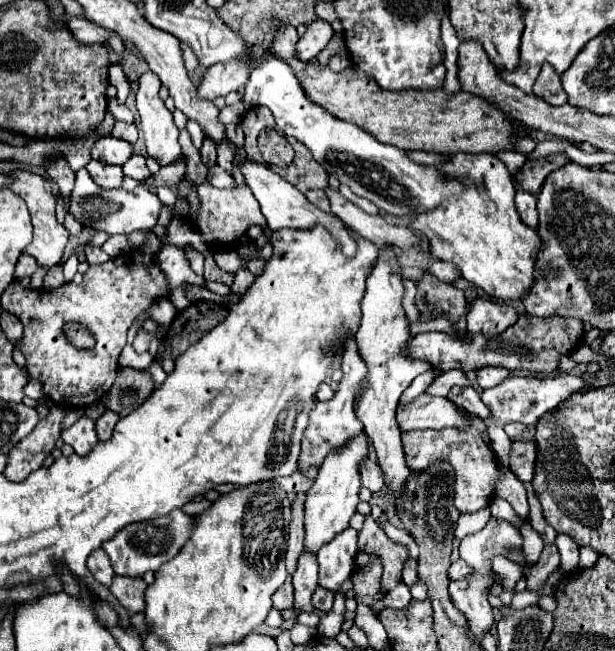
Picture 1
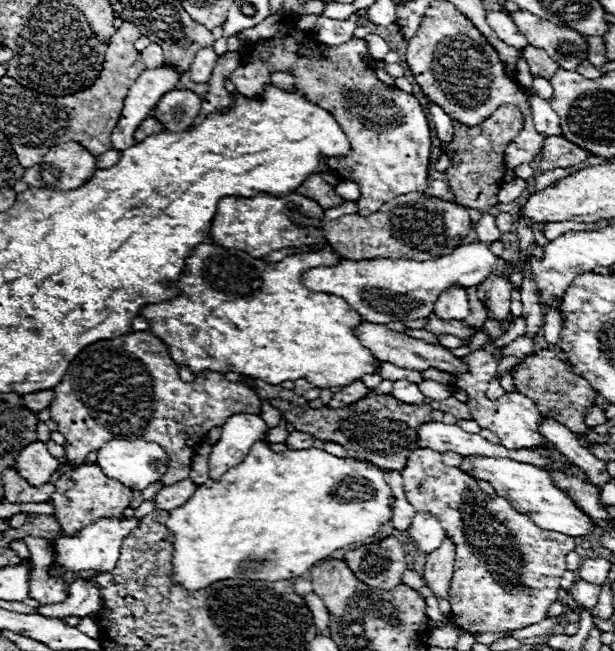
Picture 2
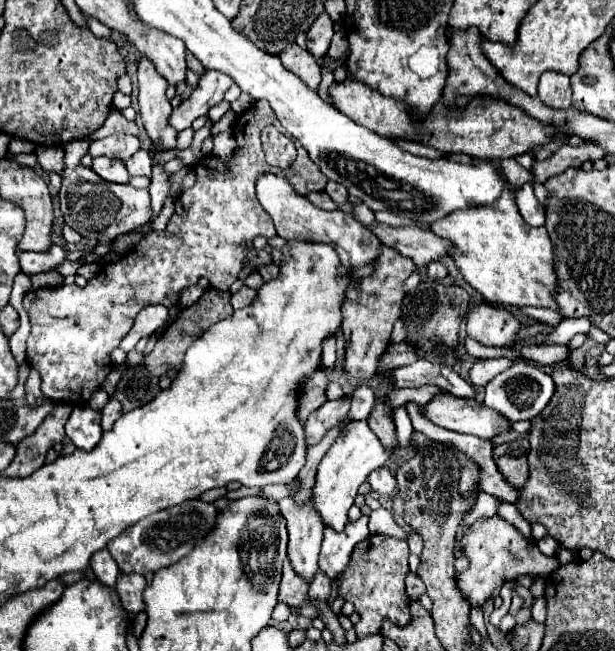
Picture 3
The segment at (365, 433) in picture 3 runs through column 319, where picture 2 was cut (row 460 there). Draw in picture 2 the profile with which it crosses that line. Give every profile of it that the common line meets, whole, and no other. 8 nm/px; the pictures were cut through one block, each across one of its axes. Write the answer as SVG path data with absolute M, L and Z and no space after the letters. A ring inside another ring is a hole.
M466 456L462 470L472 468L474 470L474 478L476 480L486 480L494 486L496 494L506 498L516 512L528 516L536 526L544 528L544 530L554 530L572 538L578 536L588 536L592 534L592 530L596 528L596 522L584 514L580 510L580 506L560 488L554 486L552 478L548 472L532 466L532 464L524 464L524 462L516 462L510 458L482 458L482 456Z

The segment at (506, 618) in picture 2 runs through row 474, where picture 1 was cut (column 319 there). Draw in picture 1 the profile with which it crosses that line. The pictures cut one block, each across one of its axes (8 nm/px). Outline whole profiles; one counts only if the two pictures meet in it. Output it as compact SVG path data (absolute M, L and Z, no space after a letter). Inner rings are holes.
M354 340L346 342L344 354L342 354L342 370L344 370L344 378L338 386L338 392L332 396L332 400L322 402L322 404L316 402L314 410L310 412L310 424L308 424L304 438L302 438L302 452L300 452L298 470L320 468L324 456L334 452L334 448L342 448L342 444L346 444L346 440L352 440L354 436L358 436L358 432L362 432L362 424L356 416L356 394L358 394L360 384L364 382L366 364L358 356L358 348L356 348Z

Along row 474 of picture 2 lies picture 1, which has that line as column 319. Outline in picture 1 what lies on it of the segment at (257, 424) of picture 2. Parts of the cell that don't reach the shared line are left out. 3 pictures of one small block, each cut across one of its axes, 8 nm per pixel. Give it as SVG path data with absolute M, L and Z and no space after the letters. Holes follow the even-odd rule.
M242 156L240 172L242 172L246 184L250 186L254 198L258 200L258 204L260 204L260 208L262 208L262 214L264 214L264 218L266 218L266 222L268 222L268 226L270 226L272 232L282 230L282 228L294 228L294 230L306 228L306 230L308 230L308 228L312 228L312 226L316 226L316 224L324 224L324 226L330 230L330 234L336 238L336 242L342 246L342 252L344 252L346 256L354 256L354 254L356 254L356 242L354 242L354 238L348 234L348 230L346 230L346 226L342 224L342 220L338 220L338 218L332 216L332 214L326 214L326 212L322 212L320 208L316 208L314 204L310 204L310 202L306 200L306 196L304 196L300 190L292 188L292 184L288 184L282 176L278 176L276 172L272 172L272 170L266 168L264 164L258 164L258 162L254 162L254 160L248 160L246 156Z

